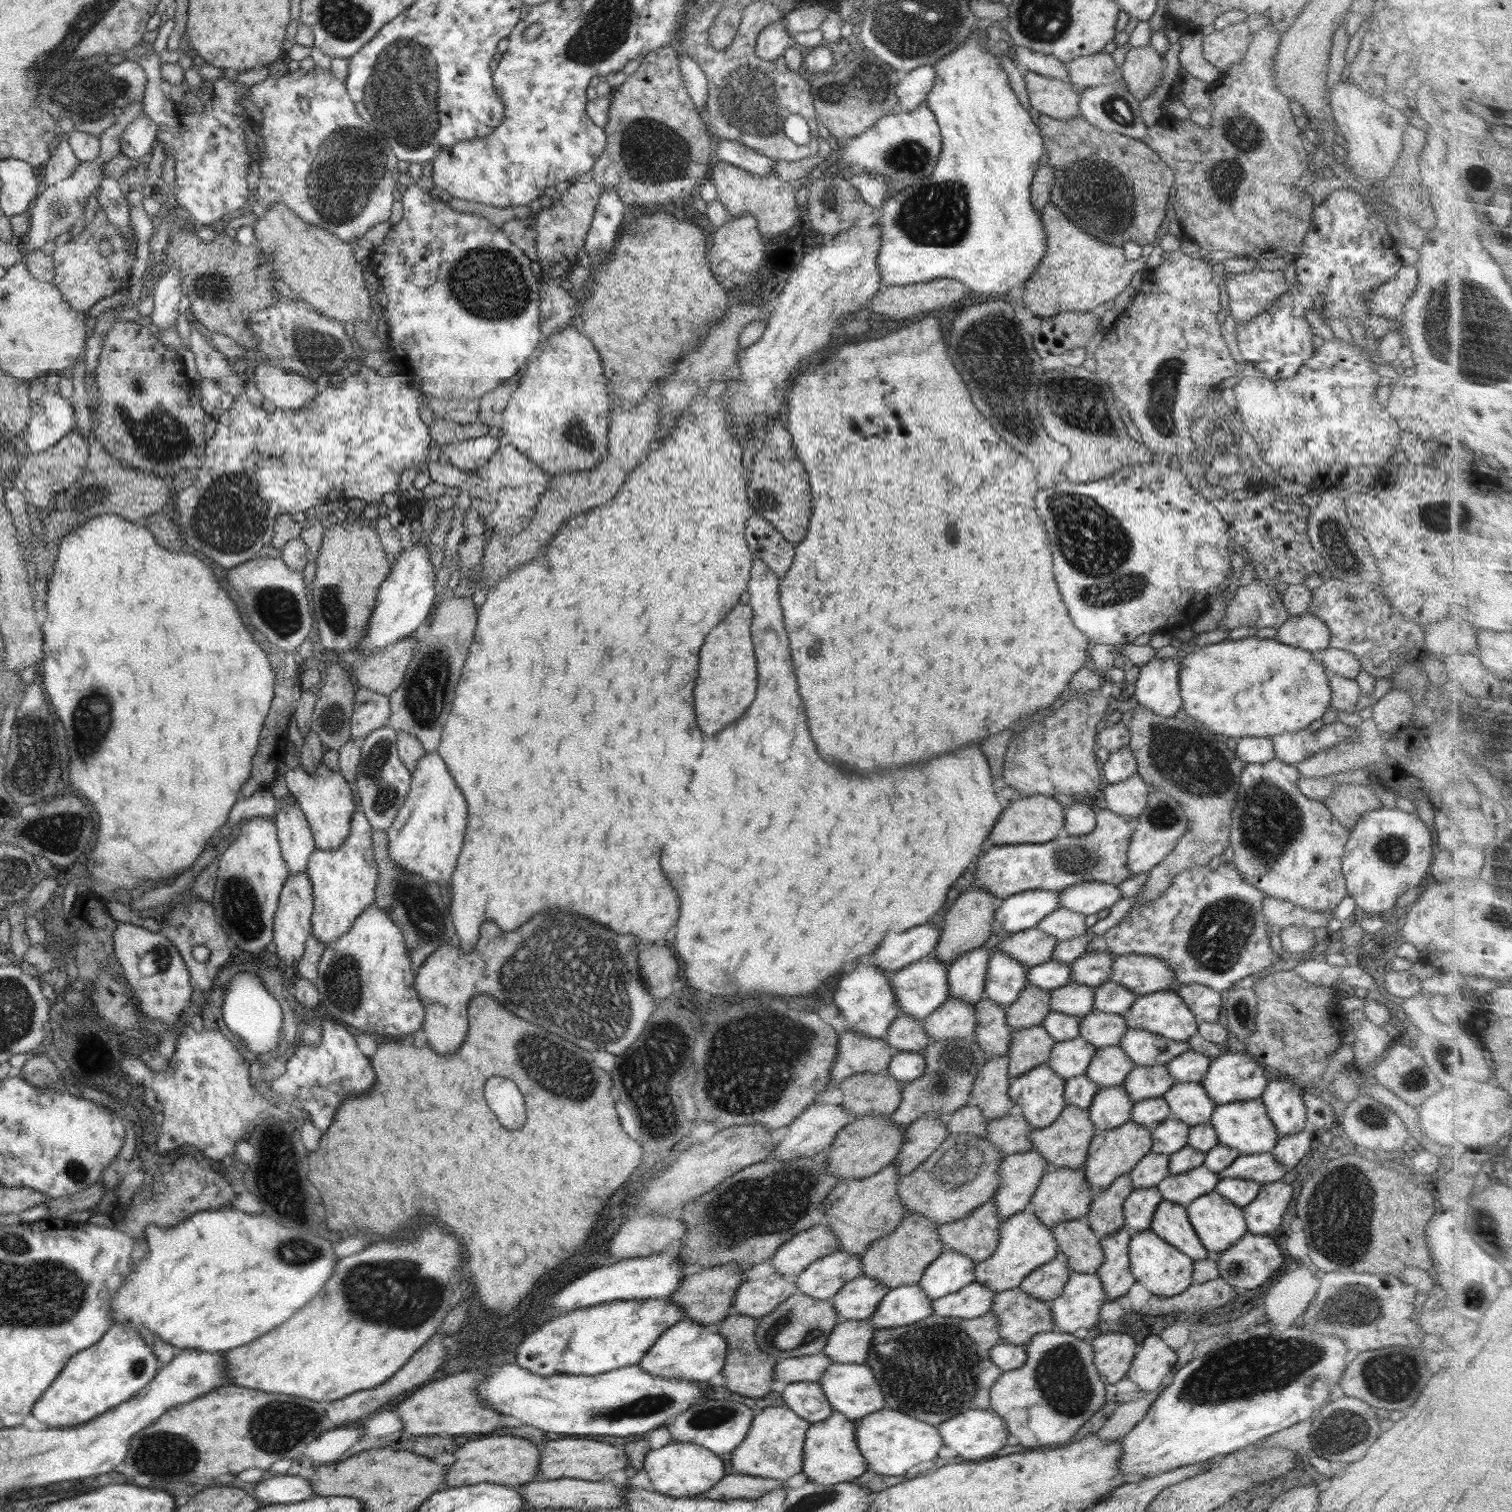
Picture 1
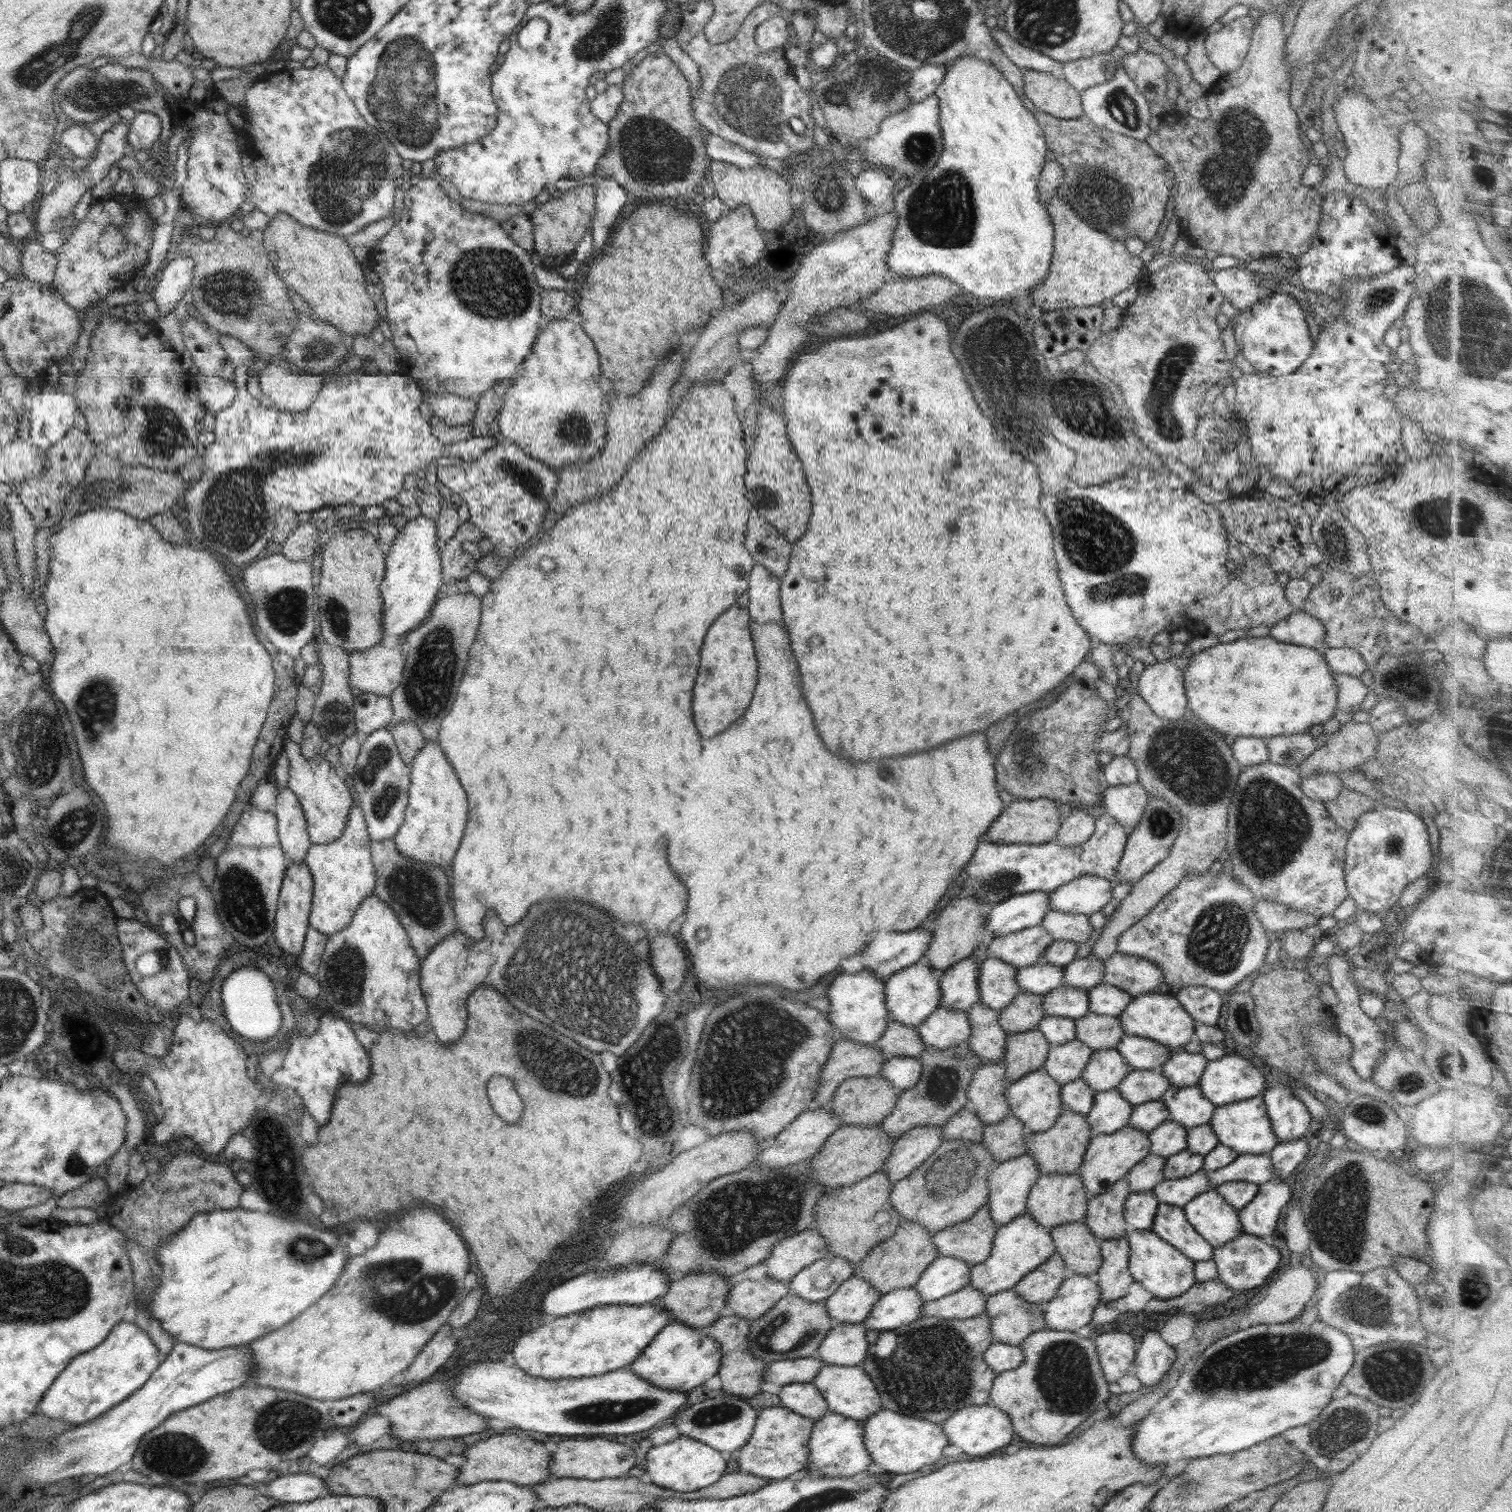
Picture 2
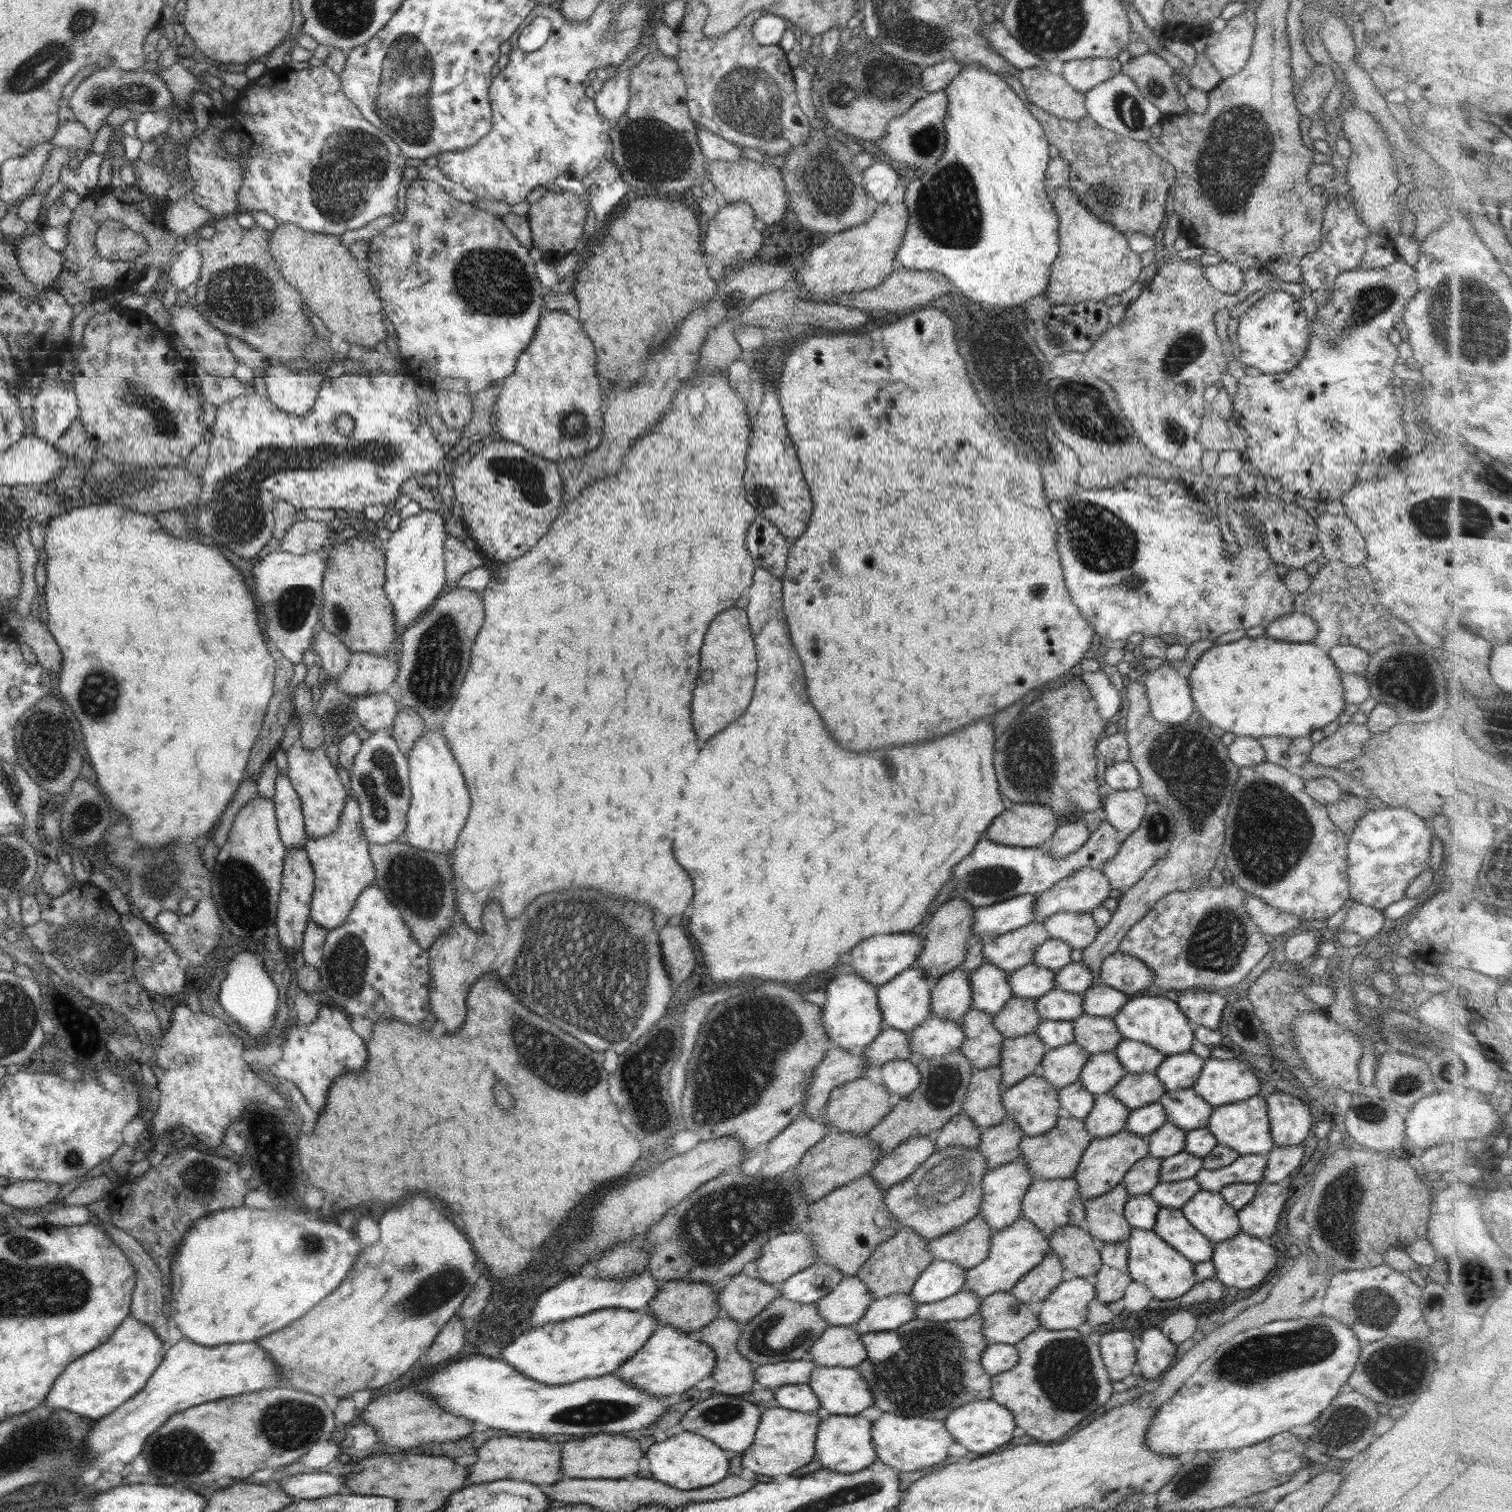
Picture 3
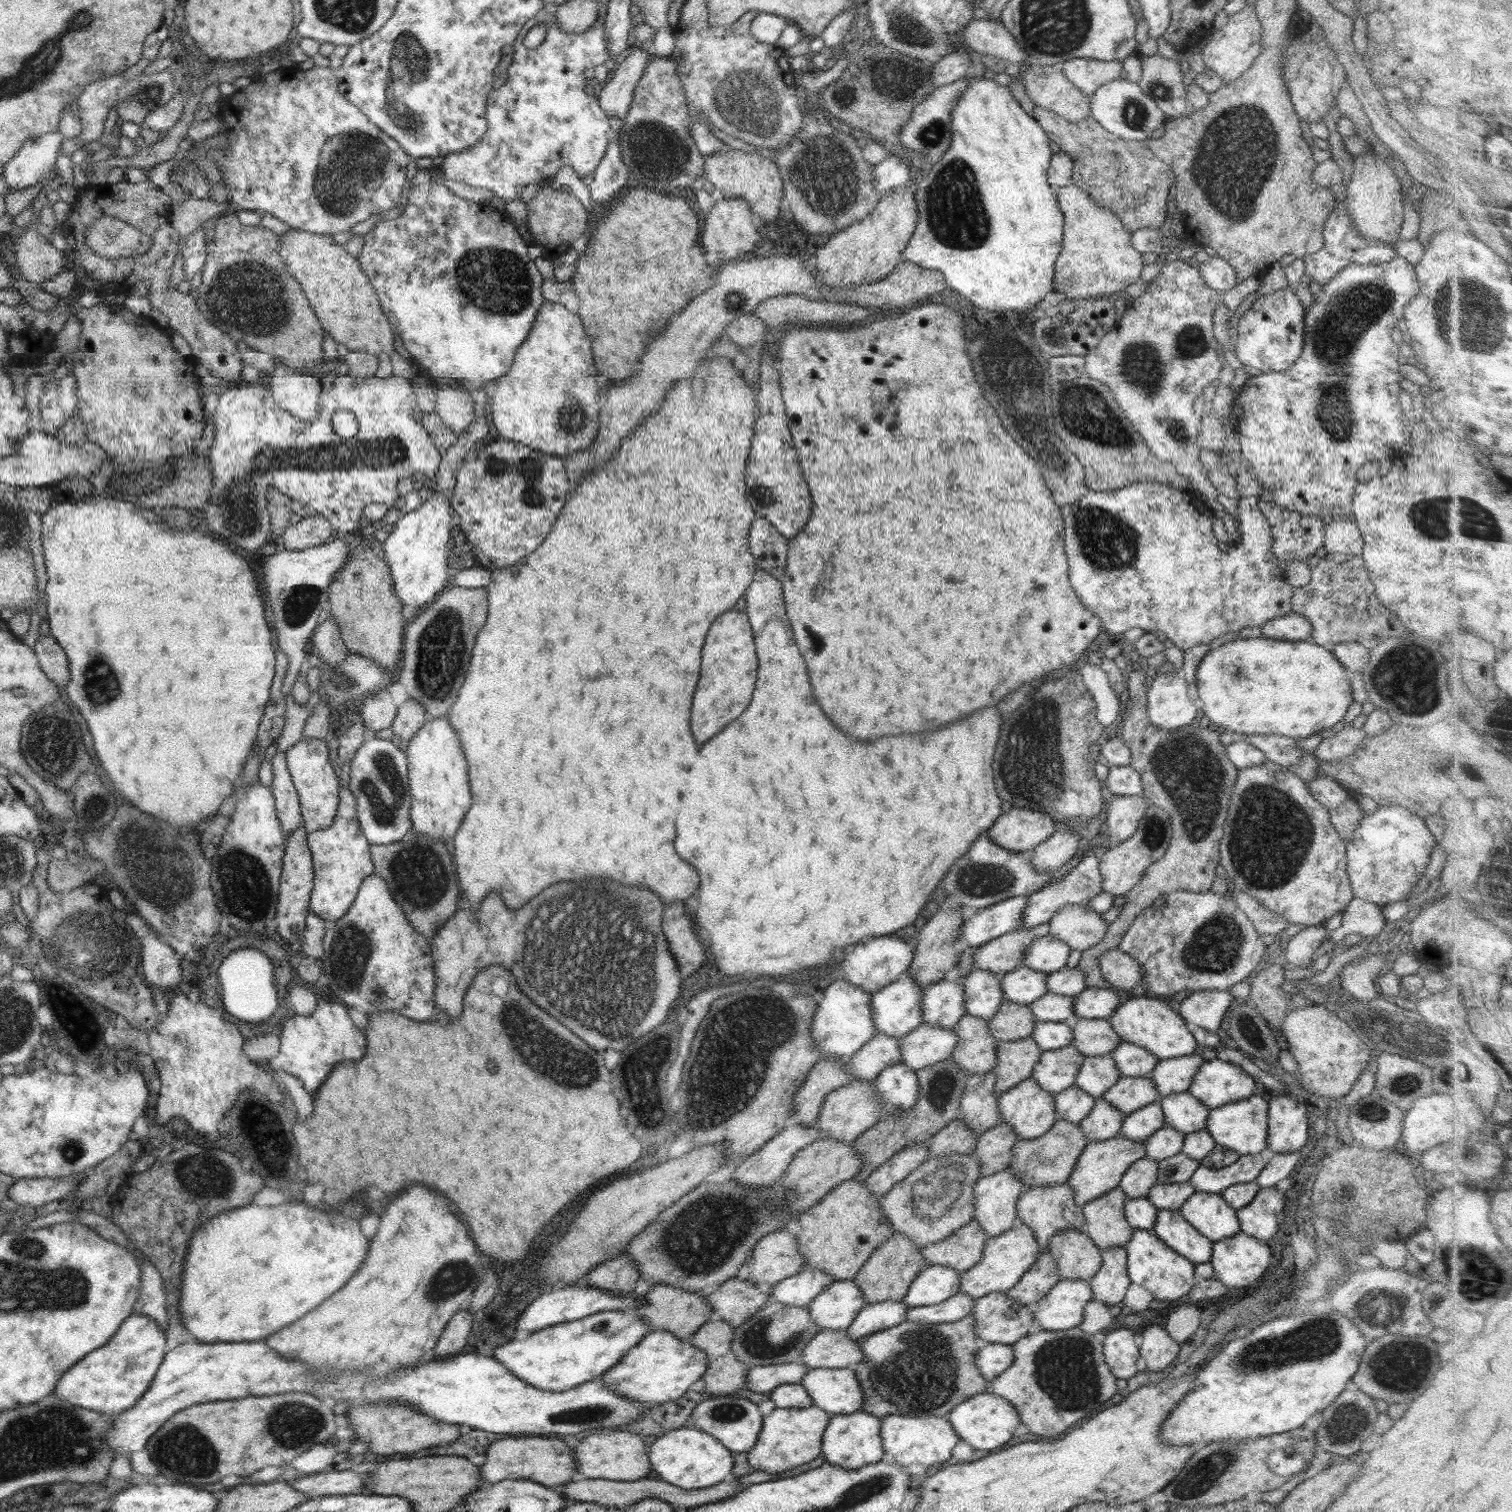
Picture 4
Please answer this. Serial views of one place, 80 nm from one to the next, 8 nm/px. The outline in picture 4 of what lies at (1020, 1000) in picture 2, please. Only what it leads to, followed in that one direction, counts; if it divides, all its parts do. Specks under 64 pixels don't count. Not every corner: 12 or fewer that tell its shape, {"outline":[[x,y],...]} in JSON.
{"outline":[[1004,1001],[987,1025],[998,1042],[1031,1037],[1028,1005]]}

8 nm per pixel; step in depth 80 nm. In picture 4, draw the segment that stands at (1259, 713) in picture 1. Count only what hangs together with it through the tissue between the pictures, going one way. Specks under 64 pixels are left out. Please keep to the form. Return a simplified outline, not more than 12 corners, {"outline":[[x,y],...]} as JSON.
{"outline":[[1331,648],[1210,649],[1201,712],[1232,735],[1303,739],[1352,704]]}

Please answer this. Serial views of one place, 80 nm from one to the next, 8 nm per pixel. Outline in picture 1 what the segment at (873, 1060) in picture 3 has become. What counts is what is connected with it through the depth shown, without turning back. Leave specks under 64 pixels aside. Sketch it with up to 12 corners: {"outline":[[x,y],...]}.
{"outline":[[900,1013],[885,1041],[895,1053],[919,1053],[932,1038],[922,1021]]}

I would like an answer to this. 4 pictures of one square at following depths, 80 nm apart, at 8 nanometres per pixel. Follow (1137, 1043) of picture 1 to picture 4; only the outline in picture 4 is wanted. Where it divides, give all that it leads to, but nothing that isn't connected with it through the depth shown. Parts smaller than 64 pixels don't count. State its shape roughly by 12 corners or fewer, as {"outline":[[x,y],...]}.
{"outline":[[1124,1041],[1110,1056],[1122,1077],[1150,1076],[1158,1062]]}

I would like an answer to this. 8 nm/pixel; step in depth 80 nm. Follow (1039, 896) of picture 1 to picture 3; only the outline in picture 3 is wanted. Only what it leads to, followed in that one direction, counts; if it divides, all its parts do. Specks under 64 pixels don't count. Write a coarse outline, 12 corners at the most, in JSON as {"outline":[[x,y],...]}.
{"outline":[[1035,895],[978,907],[972,938],[996,937],[1031,924]]}

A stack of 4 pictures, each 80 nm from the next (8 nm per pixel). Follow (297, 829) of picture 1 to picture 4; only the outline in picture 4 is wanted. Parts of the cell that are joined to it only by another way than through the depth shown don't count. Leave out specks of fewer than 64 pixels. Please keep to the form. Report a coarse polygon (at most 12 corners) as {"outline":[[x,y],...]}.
{"outline":[[285,751],[272,757],[271,791],[285,836],[303,824]]}

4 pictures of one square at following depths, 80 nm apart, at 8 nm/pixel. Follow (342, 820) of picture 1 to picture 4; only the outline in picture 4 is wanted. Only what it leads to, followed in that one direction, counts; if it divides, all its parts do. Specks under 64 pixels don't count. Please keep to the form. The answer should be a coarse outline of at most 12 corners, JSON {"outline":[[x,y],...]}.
{"outline":[[326,739],[285,751],[307,833],[328,828],[340,802]]}

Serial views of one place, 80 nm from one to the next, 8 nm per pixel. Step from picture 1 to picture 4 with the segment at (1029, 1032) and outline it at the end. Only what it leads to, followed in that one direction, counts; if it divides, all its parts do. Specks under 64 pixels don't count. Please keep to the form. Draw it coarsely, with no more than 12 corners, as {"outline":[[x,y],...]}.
{"outline":[[1032,1037],[996,1045],[996,1094],[1032,1077]]}

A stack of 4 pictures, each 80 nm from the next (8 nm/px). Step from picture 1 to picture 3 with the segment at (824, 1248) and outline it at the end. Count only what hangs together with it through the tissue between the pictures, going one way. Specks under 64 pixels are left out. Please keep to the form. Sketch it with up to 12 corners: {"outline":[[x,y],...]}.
{"outline":[[803,1231],[776,1235],[757,1258],[759,1279],[780,1286],[818,1258]]}

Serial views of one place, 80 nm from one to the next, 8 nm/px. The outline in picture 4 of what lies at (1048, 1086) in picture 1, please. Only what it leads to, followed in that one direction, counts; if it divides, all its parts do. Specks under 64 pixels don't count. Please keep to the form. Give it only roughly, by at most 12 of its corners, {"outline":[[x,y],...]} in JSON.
{"outline":[[1032,1077],[999,1093],[1002,1122],[1022,1139],[1058,1118],[1053,1095]]}

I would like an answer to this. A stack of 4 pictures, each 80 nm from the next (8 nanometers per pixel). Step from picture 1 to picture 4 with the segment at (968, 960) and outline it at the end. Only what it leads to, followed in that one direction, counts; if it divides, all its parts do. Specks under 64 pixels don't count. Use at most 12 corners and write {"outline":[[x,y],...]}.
{"outline":[[961,980],[922,993],[922,1023],[954,1031],[962,1015]]}

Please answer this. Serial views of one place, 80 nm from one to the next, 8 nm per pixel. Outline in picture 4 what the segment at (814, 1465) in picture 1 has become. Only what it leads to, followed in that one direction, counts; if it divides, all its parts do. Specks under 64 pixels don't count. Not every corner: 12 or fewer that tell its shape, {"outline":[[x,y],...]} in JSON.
{"outline":[[860,1410],[834,1415],[825,1462],[858,1469],[885,1459],[882,1420]]}

